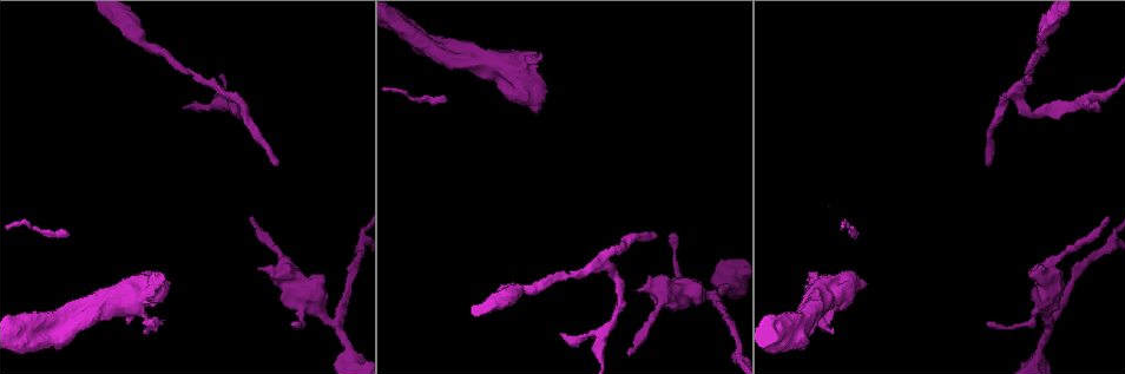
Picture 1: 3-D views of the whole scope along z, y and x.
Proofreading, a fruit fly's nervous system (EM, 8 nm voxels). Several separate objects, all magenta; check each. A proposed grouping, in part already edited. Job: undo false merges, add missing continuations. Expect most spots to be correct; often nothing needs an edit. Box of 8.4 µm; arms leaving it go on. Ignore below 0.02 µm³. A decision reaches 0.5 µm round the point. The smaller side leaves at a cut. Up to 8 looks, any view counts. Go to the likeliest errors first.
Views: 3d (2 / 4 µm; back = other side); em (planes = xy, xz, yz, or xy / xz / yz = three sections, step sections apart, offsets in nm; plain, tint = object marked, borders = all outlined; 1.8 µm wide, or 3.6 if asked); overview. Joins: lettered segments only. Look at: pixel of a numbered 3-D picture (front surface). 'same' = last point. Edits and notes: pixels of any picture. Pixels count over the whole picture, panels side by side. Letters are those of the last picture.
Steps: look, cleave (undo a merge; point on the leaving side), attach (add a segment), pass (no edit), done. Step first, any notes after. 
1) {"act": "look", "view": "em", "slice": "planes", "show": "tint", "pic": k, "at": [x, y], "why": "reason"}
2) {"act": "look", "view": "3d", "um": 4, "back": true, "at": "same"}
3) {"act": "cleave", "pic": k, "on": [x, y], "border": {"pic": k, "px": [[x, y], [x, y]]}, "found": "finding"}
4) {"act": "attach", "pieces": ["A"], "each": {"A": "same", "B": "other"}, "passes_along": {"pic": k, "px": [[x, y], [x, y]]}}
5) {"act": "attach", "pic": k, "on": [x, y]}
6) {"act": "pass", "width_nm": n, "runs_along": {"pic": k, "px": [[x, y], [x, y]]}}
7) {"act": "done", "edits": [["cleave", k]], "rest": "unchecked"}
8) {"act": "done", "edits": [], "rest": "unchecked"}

{"act": "look", "view": "em", "slice": "planes", "show": "tint", "pic": 1, "at": [184, 108], "why": "tapers out"}

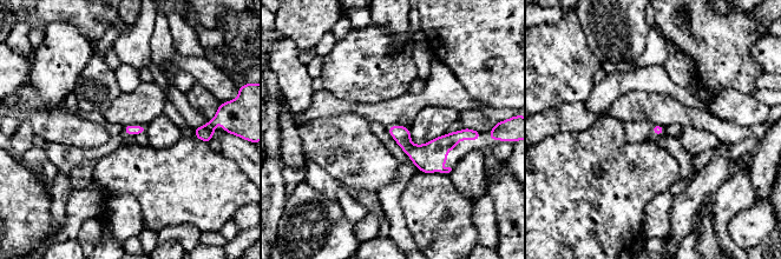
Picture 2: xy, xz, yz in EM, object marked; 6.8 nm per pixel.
{"act": "look", "view": "em", "slice": "planes", "show": "borders", "at": "same"}

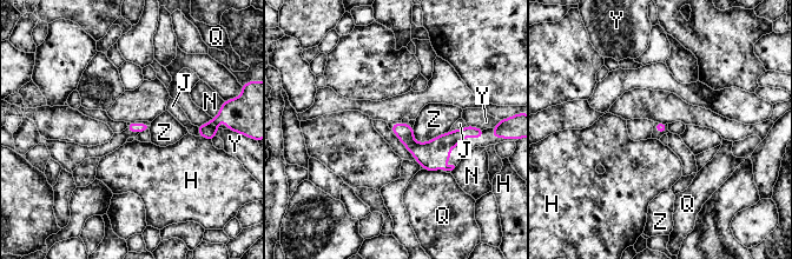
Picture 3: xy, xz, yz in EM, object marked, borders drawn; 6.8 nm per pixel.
{"act": "pass", "each": {"H": "other", "J": "other", "N": "other", "Q": "other", "Y": "other", "Z": "other"}, "border": {"pic": 3, "px": [[448, 131], [428, 141], [413, 138]]}, "found": "none of them fits"}

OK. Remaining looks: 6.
{"act": "look", "view": "3d", "um": 2, "back": true, "pic": 1, "at": [1106, 216], "why": "thin end"}

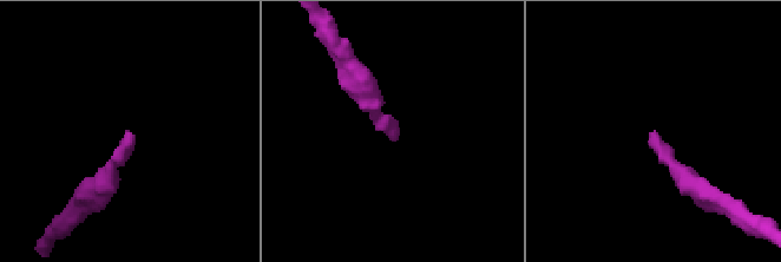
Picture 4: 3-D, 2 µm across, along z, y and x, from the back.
{"act": "look", "view": "em", "slice": "planes", "show": "borders", "pic": 4, "at": [398, 135], "why": "need the tissue"}

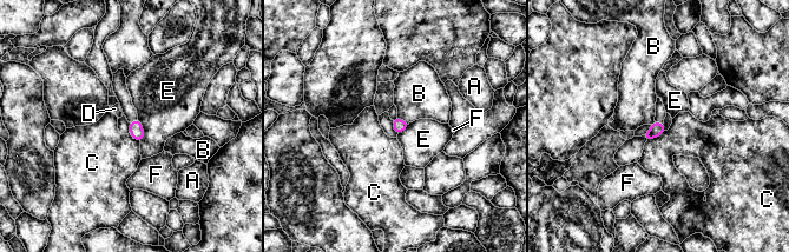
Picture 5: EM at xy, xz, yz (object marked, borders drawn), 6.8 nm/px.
{"act": "pass", "each": {"A": "other", "B": "other", "C": "other", "D": "other", "E": "other", "F": "other"}, "border": {"pic": 5, "px": [[665, 131], [646, 141]]}, "found": "no lettered segment goes on from it"}

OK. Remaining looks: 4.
{"act": "look", "view": "3d", "um": 4, "pic": 1, "at": [145, 331], "why": "an open end"}

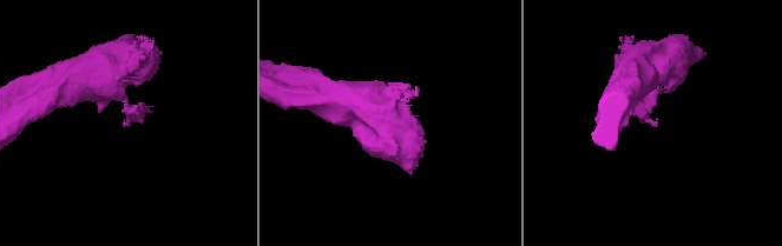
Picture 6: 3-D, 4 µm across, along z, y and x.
{"act": "look", "view": "em", "slice": "planes", "show": "borders", "pic": 6, "at": [123, 125], "why": "need the tissue"}

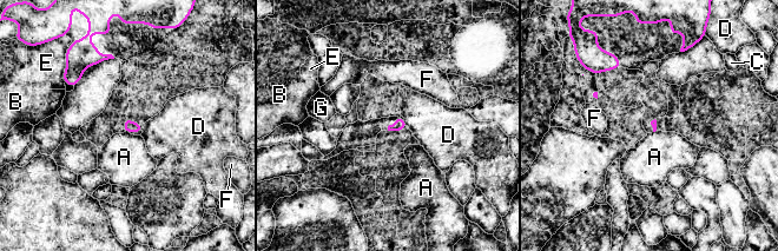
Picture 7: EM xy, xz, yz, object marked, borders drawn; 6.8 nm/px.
{"act": "pass", "each": {"A": "other", "B": "other", "C": "other", "D": "other", "E": "other", "F": "other", "G": "other"}, "border": {"pic": 7, "px": [[125, 131], [129, 133]]}, "found": "none of them fits"}

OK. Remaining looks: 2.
{"act": "done", "edits": [], "rest": "unchecked"}

